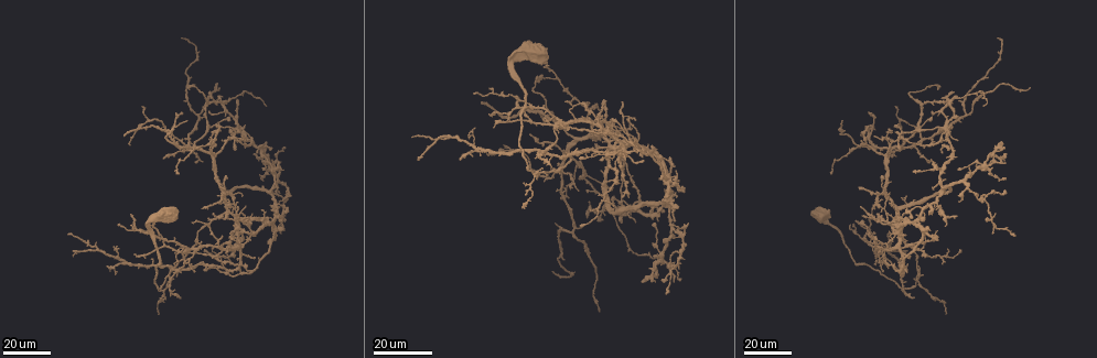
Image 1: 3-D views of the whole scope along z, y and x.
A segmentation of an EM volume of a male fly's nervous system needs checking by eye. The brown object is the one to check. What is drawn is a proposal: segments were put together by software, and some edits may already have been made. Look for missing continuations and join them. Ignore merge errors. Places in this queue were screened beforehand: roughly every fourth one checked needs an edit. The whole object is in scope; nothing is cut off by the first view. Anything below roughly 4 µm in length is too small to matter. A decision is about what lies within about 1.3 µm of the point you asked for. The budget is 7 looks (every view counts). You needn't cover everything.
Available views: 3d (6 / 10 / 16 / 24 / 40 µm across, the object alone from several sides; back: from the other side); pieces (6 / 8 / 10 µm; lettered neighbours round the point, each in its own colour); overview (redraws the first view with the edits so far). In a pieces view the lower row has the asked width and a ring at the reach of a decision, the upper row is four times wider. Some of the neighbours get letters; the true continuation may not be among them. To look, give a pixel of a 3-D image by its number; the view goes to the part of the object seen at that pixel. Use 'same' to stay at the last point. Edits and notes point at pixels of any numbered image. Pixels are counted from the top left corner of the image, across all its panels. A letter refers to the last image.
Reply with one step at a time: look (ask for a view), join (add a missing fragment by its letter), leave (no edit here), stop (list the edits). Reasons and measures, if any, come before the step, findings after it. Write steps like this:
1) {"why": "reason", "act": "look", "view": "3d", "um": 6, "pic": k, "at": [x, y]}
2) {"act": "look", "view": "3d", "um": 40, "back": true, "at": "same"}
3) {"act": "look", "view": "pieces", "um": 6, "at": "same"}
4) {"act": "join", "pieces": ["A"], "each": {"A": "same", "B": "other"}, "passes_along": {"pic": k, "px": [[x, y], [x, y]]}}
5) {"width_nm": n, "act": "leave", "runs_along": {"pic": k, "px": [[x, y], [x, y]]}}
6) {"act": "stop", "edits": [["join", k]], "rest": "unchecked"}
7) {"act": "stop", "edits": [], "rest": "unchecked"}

{"why": "an open end", "act": "look", "view": "3d", "um": 24, "pic": 1, "at": [999, 142]}

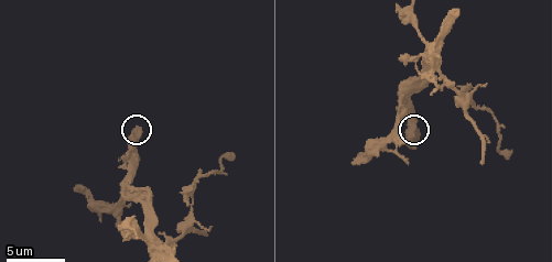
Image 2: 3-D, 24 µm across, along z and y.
{"act": "look", "view": "pieces", "um": 10, "pic": 2, "at": [414, 143]}

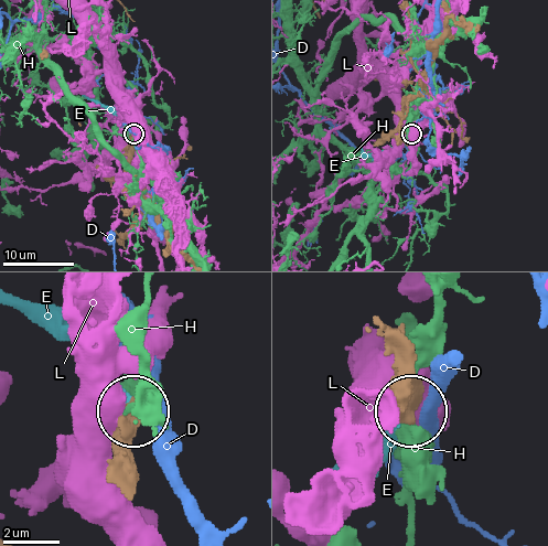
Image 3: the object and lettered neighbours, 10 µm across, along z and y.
{"width_nm": 550, "act": "join", "pieces": ["E"], "each": {"D": "other", "E": "same", "H": "other", "L": "other"}, "found": "the neuron continues"}

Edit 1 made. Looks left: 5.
{"why": "an open end", "act": "look", "view": "3d", "um": 40, "pic": 1, "at": [622, 204]}

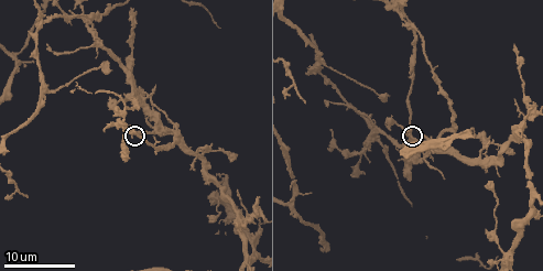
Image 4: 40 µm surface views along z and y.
{"act": "look", "view": "pieces", "um": 6, "pic": 4, "at": [407, 131]}

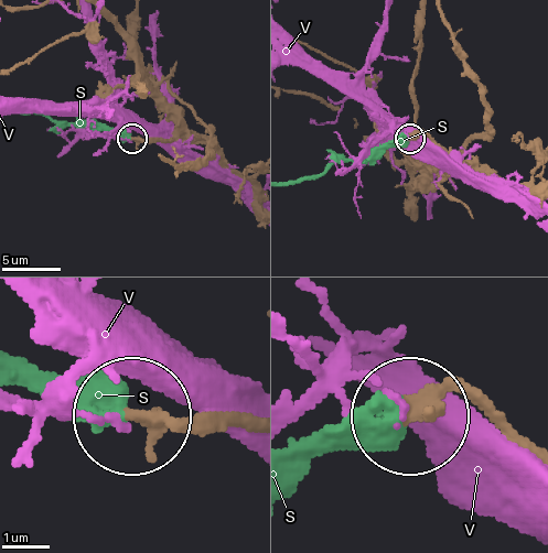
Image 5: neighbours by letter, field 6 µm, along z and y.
{"act": "join", "pieces": ["S"], "each": {"S": "same", "V": "other"}, "passes_along": {"pic": 5, "px": [[440, 150], [418, 132], [290, 180]]}, "found": "it goes on there"}

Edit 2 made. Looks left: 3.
{"act": "look", "view": "overview"}

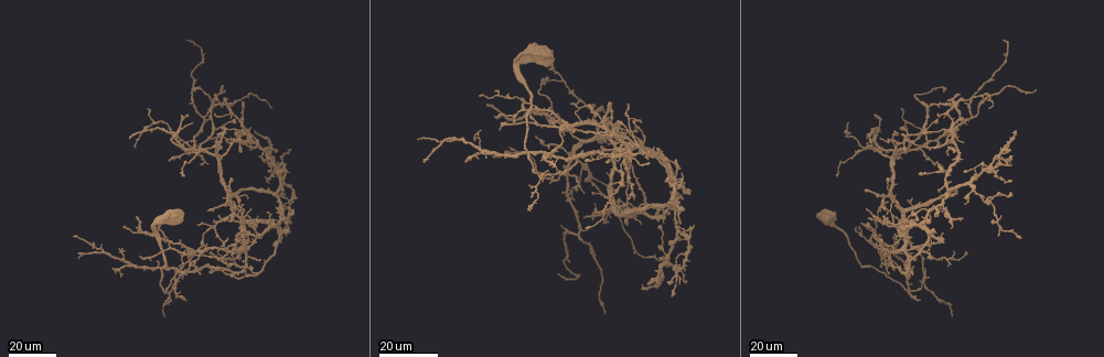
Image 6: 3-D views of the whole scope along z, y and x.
{"why": "an open end", "act": "look", "view": "3d", "um": 24, "pic": 6, "at": [682, 224]}

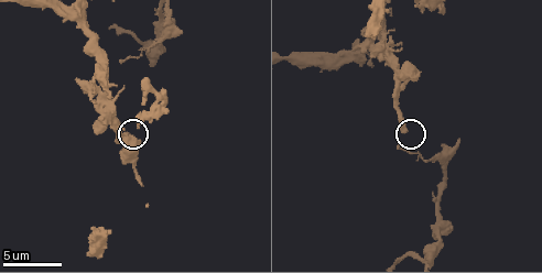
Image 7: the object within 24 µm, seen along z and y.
{"act": "look", "view": "pieces", "um": 10, "pic": 7, "at": [403, 131]}

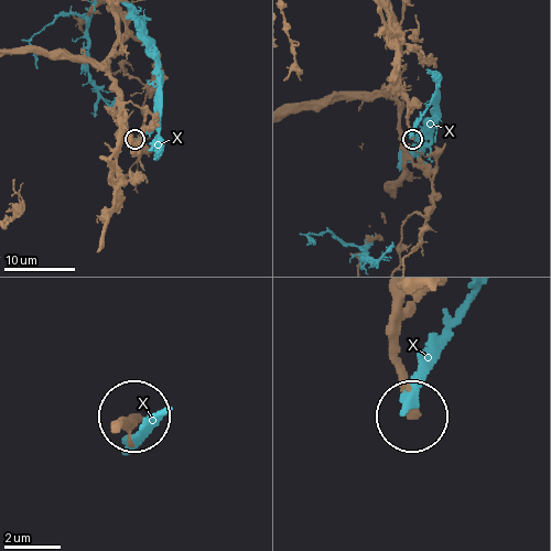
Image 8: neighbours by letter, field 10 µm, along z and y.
{"act": "leave", "each": {"X": "other"}, "runs_along": {"pic": 8, "px": [[391, 300], [398, 385], [410, 411]]}, "found": "no lettered fragment goes on from it"}

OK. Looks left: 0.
{"act": "stop", "edits": [["join", 3], ["join", 5]], "rest": "unchecked"}

